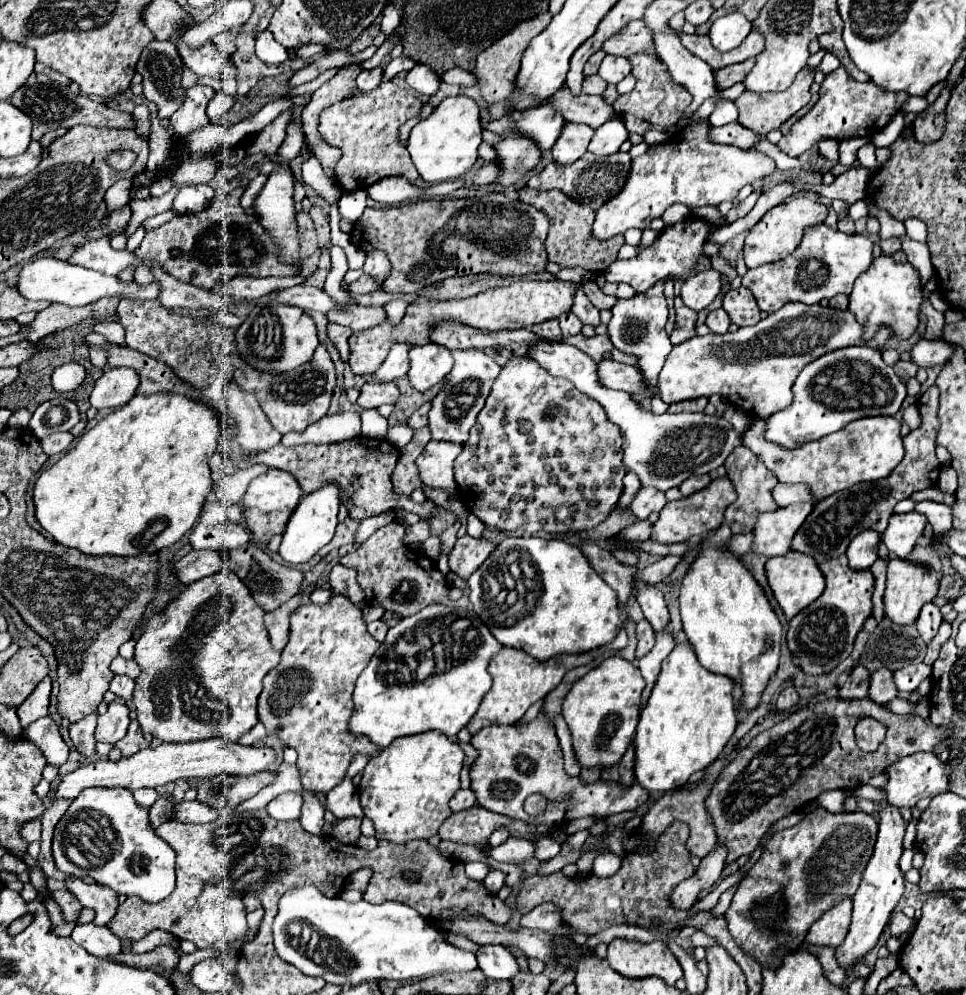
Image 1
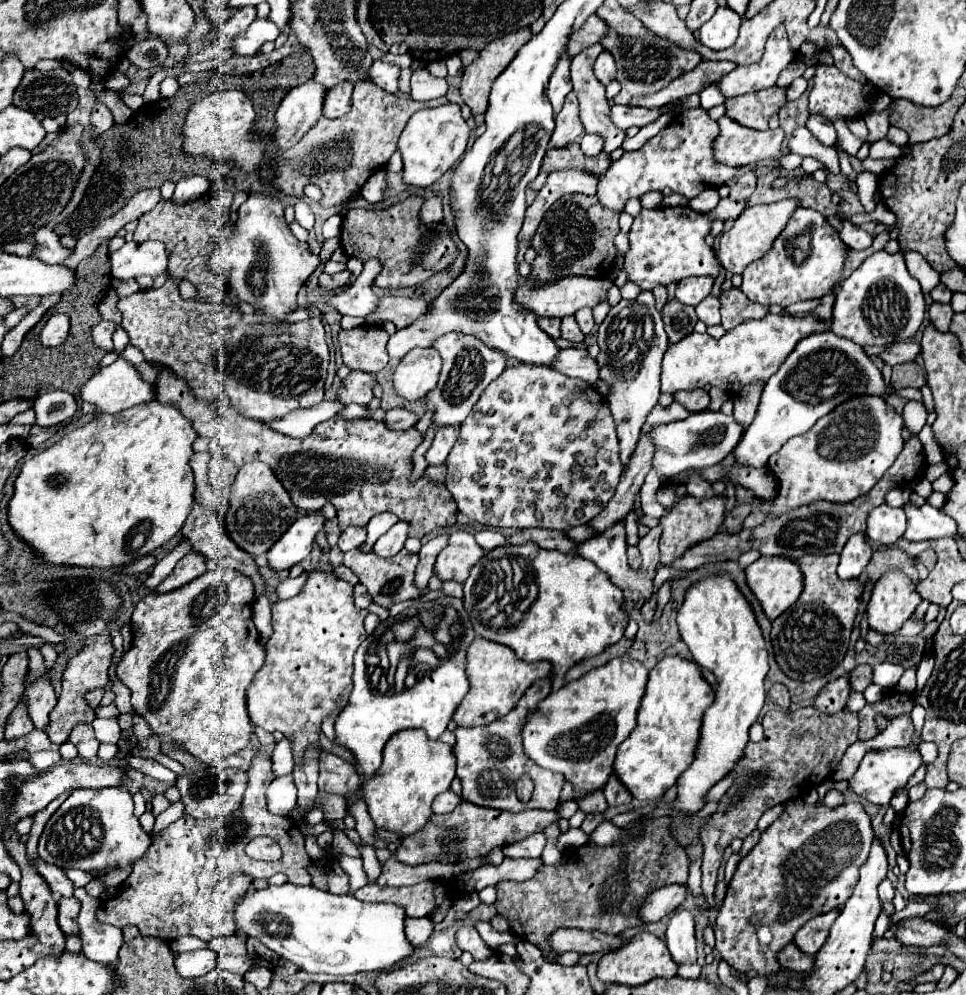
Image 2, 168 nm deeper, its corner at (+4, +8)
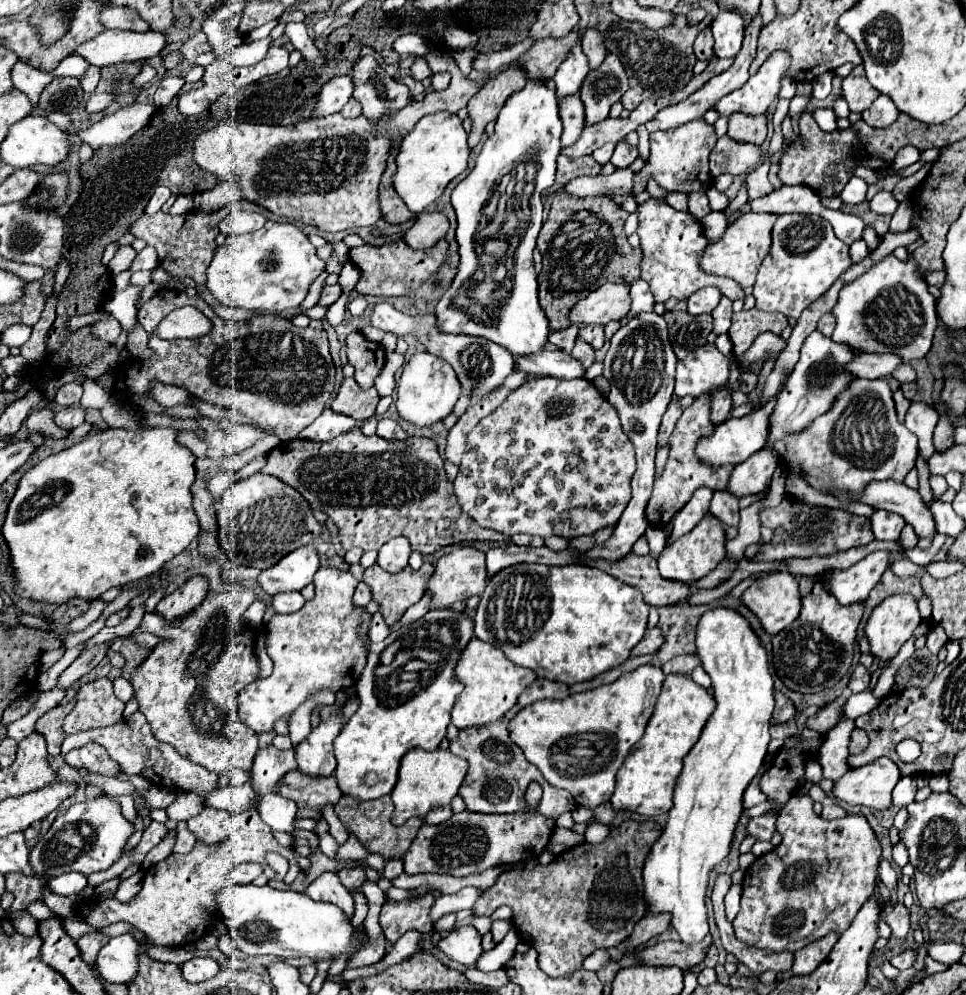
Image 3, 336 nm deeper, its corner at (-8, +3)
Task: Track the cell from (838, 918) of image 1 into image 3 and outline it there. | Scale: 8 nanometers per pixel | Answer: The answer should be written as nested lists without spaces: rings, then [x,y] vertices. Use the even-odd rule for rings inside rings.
[[[832,932],[824,940],[818,940],[814,944],[808,944],[806,948],[798,950],[794,954],[794,966],[792,966],[790,972],[794,976],[804,976],[804,974],[814,972],[826,960],[826,956],[830,954],[830,950],[836,944],[836,940],[838,940],[838,936],[834,936],[834,932]]]

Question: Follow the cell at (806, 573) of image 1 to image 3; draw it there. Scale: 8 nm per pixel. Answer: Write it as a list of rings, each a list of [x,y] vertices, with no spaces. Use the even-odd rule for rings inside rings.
[[[790,572],[760,576],[742,594],[742,604],[758,616],[764,632],[776,636],[800,612],[798,580]]]

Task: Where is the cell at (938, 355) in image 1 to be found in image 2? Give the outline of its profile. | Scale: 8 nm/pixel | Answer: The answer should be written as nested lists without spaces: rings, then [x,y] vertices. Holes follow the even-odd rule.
[[[902,341],[902,343],[894,343],[890,345],[884,353],[880,353],[880,357],[890,363],[890,365],[898,365],[898,363],[908,363],[914,361],[916,355],[920,353],[920,343],[914,341]]]

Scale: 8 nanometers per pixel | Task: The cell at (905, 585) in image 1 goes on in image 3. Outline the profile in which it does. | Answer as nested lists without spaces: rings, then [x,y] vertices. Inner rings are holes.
[[[910,594],[886,598],[874,608],[864,630],[872,656],[880,662],[892,660],[920,622],[922,618],[916,600]]]

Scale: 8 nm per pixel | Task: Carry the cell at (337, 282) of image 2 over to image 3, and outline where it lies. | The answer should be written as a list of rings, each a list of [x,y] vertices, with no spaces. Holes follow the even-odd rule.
[[[334,284],[334,286],[324,286],[324,290],[322,290],[322,294],[320,294],[318,304],[320,304],[320,306],[324,306],[324,308],[328,308],[328,306],[332,306],[332,304],[340,298],[340,294],[342,294],[340,284]]]

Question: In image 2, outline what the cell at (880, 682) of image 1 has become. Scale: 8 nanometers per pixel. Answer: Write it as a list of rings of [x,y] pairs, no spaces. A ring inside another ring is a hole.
[[[858,665],[852,673],[850,673],[850,683],[854,691],[864,693],[868,685],[872,685],[872,665]]]

